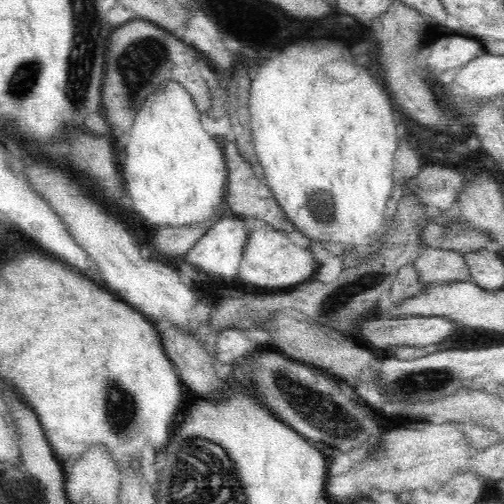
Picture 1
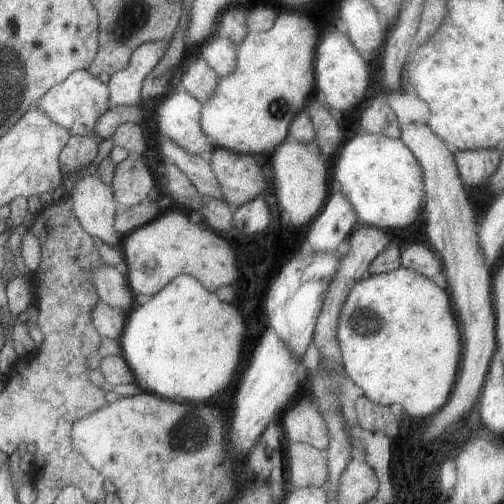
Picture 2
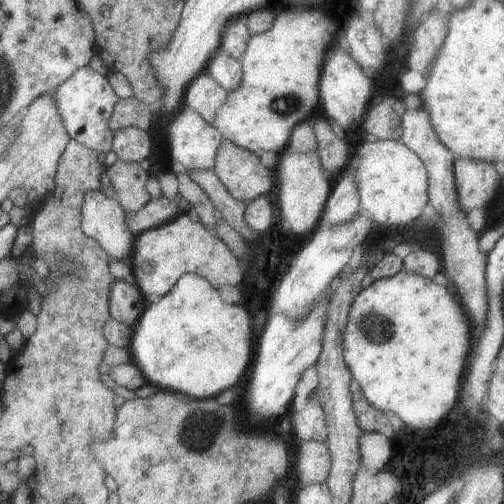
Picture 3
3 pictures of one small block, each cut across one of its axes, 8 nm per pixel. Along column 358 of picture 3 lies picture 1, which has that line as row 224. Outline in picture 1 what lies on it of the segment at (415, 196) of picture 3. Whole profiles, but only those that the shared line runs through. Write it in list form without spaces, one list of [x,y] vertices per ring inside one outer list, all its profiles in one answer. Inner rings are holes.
[[[168,80],[152,96],[142,102],[142,108],[134,116],[134,126],[130,130],[130,142],[124,148],[122,174],[126,184],[126,194],[132,196],[134,210],[144,218],[148,226],[188,226],[204,222],[226,198],[228,188],[228,164],[222,154],[222,142],[210,138],[202,126],[202,114],[196,108],[190,92],[176,80]]]

